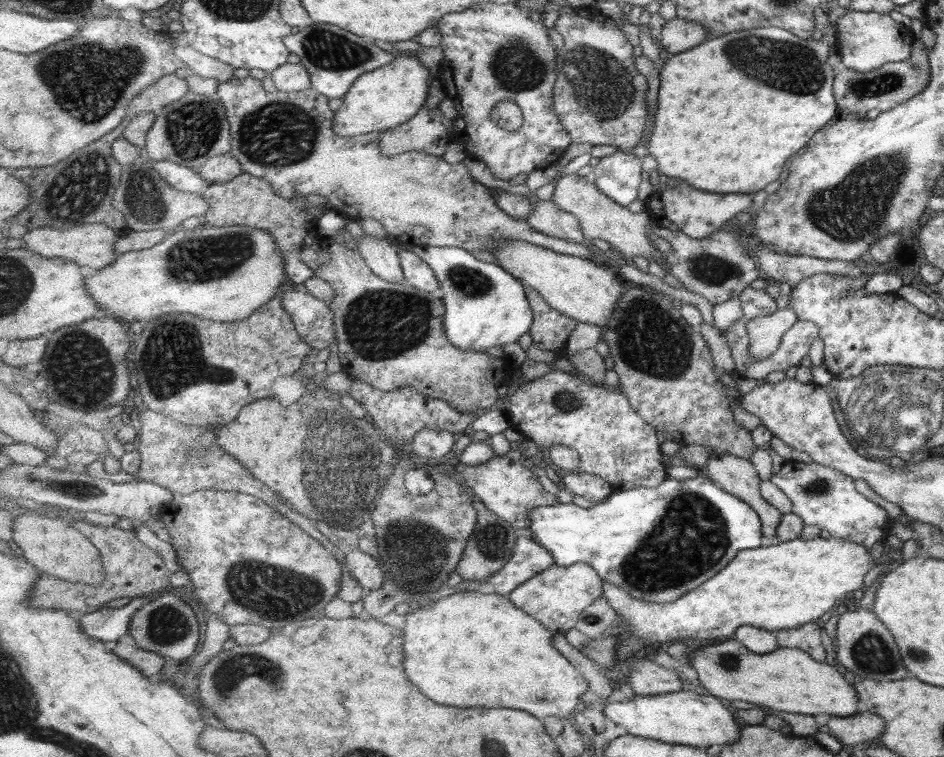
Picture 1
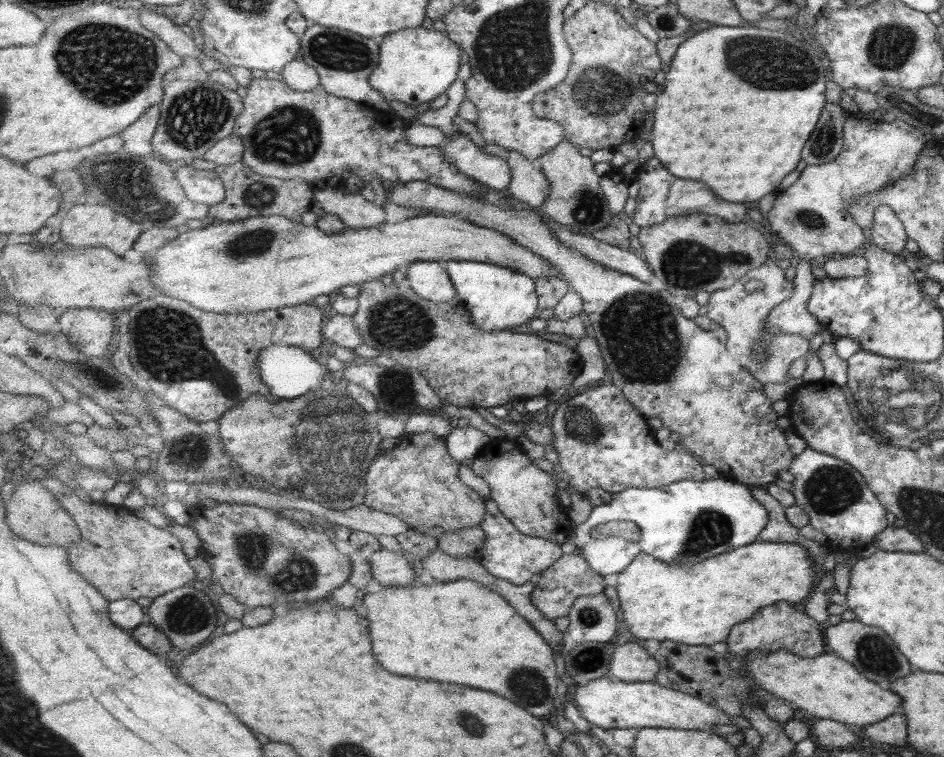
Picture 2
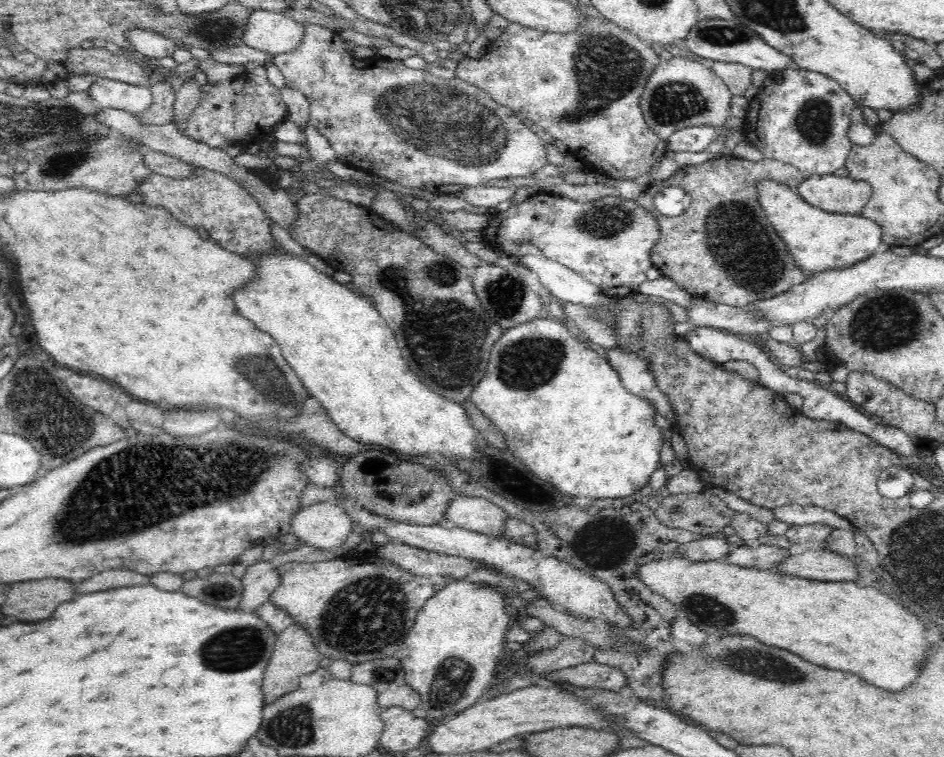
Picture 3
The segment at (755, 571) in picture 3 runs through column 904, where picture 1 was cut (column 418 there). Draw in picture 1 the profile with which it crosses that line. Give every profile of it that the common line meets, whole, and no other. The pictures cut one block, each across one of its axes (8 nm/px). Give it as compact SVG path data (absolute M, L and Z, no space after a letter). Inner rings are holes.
M471 589L469 592L453 592L453 596L441 598L437 604L419 608L407 616L407 674L437 704L459 708L515 708L540 719L546 716L572 719L581 708L582 696L589 691L590 684L579 669L559 652L554 643L554 633L530 613L517 608L509 596L495 592L482 594Z

